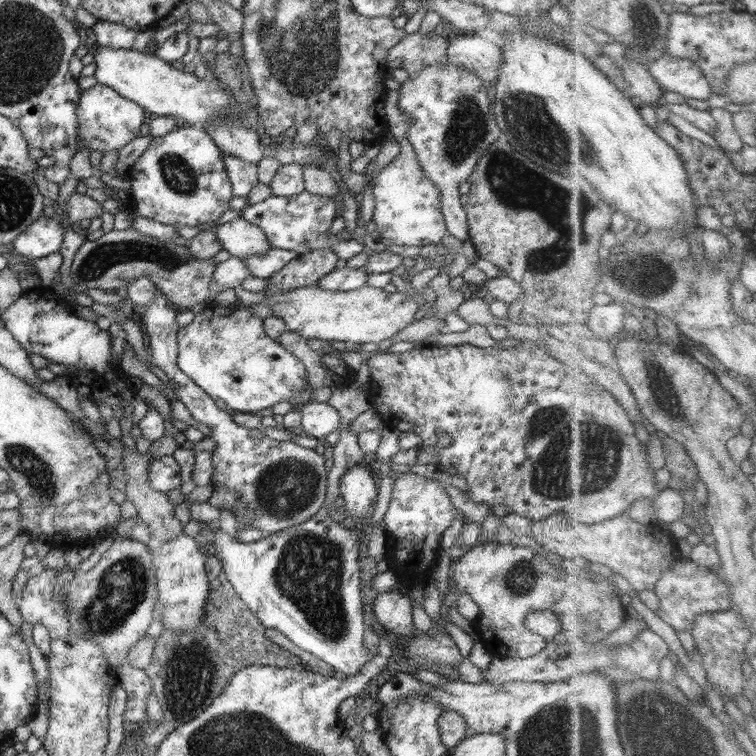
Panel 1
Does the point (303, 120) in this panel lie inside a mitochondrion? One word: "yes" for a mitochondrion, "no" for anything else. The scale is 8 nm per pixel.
no

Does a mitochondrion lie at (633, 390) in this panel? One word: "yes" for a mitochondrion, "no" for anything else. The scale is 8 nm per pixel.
no

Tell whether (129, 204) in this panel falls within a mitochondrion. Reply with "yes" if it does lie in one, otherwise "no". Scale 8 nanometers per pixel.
no

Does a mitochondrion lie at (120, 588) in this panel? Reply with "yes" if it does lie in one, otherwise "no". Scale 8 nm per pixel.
yes

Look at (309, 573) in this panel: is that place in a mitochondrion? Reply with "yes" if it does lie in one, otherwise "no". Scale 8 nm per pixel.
yes

